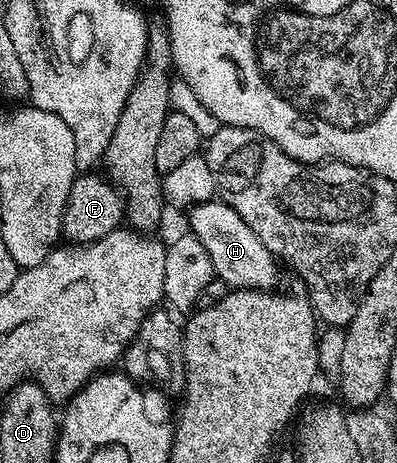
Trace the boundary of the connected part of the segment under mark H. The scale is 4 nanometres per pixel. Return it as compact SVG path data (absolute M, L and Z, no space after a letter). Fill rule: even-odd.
M215 198L204 204L191 207L189 231L208 250L208 258L212 258L217 279L224 281L234 290L266 290L274 280L275 257L262 245L248 222L236 214L231 204Z

